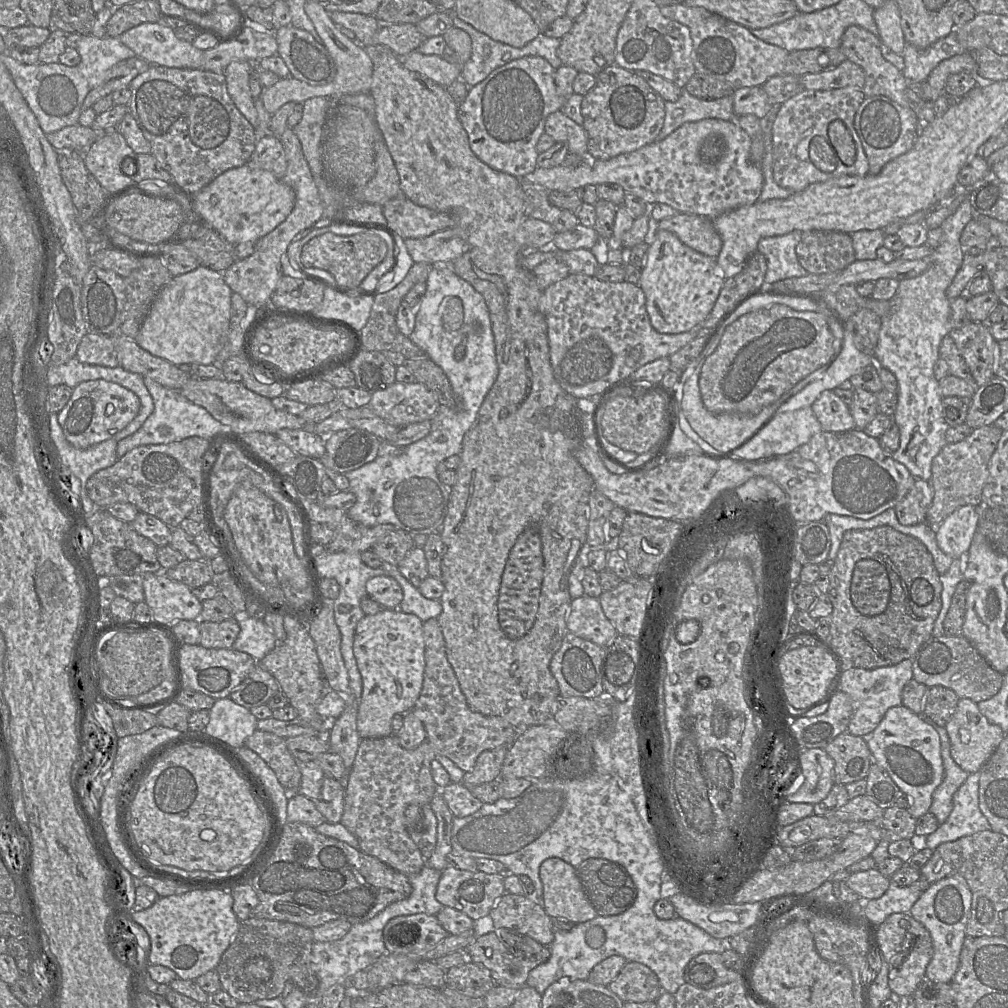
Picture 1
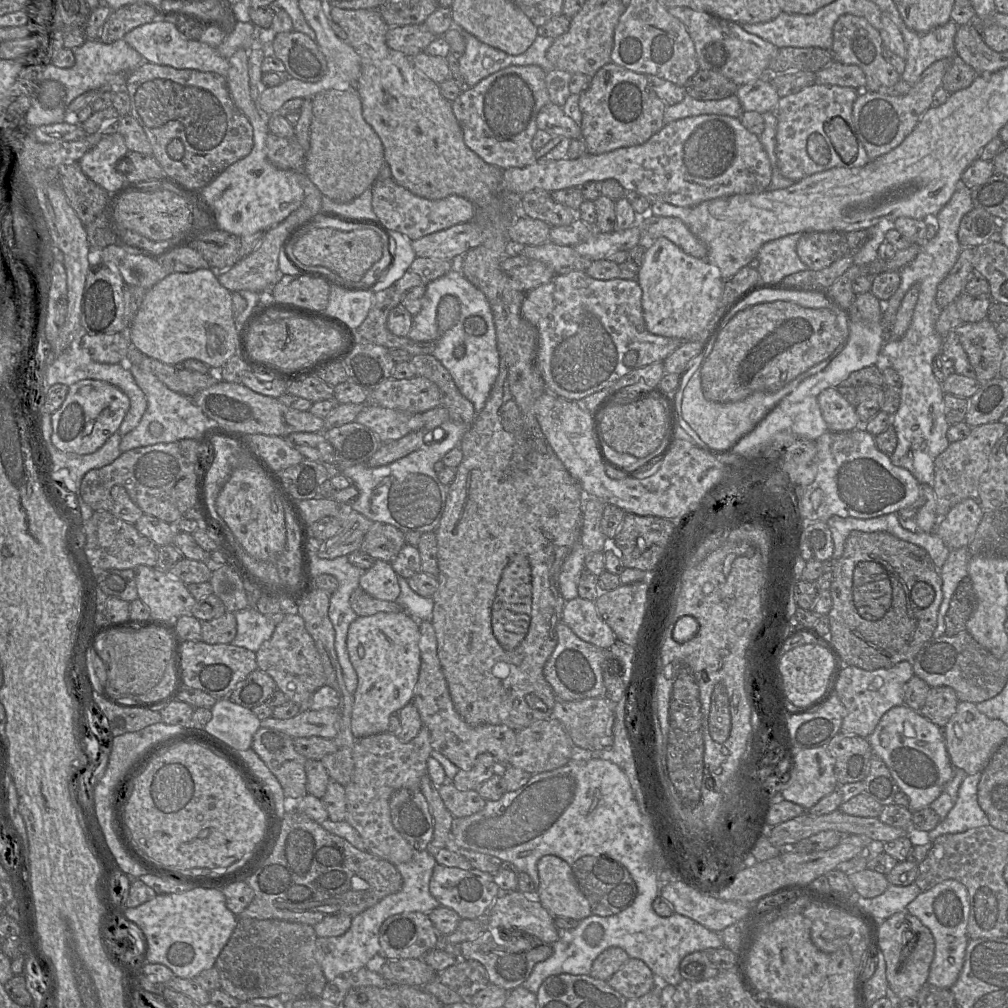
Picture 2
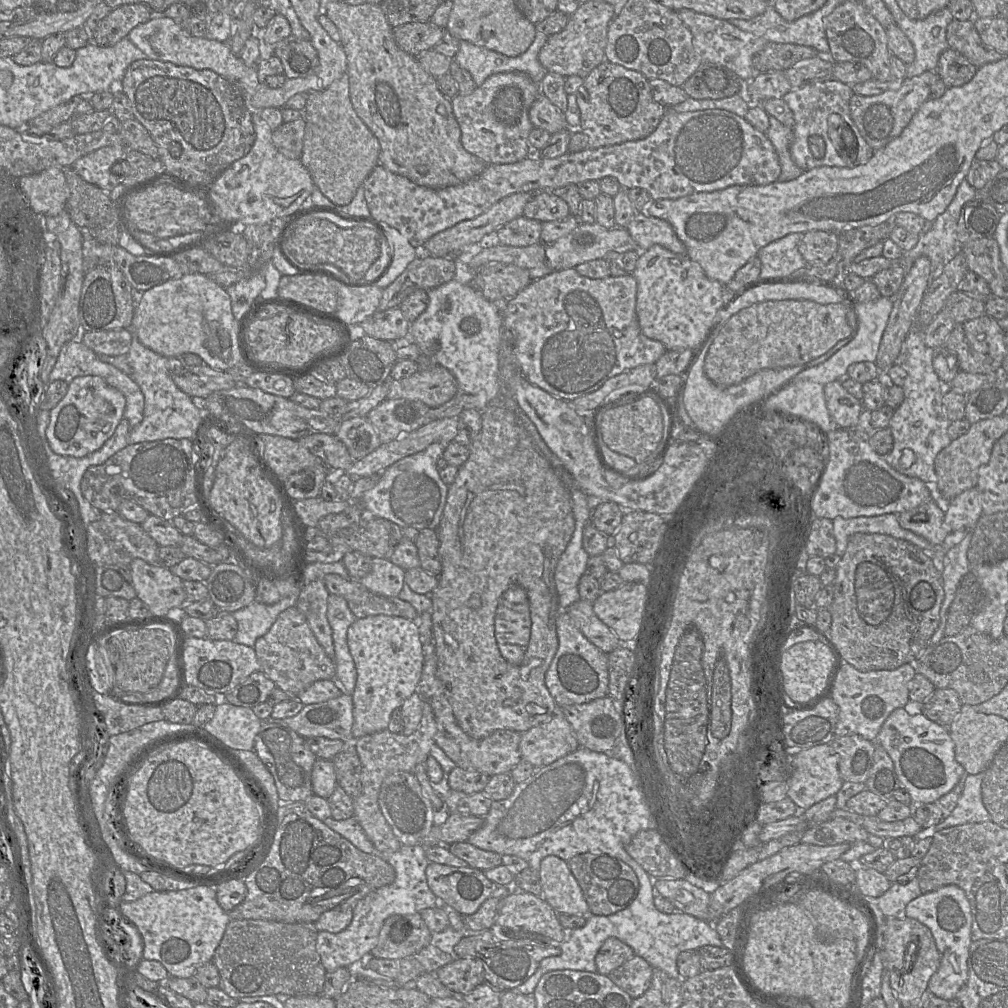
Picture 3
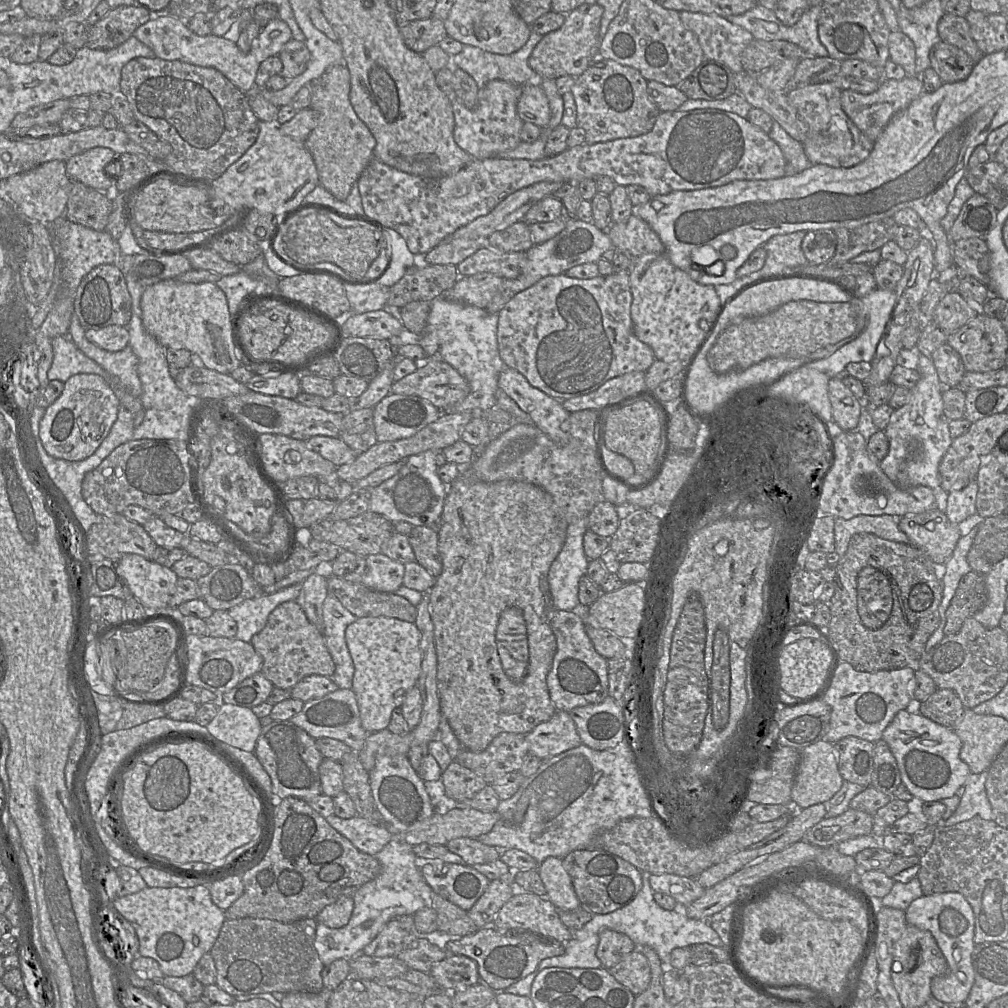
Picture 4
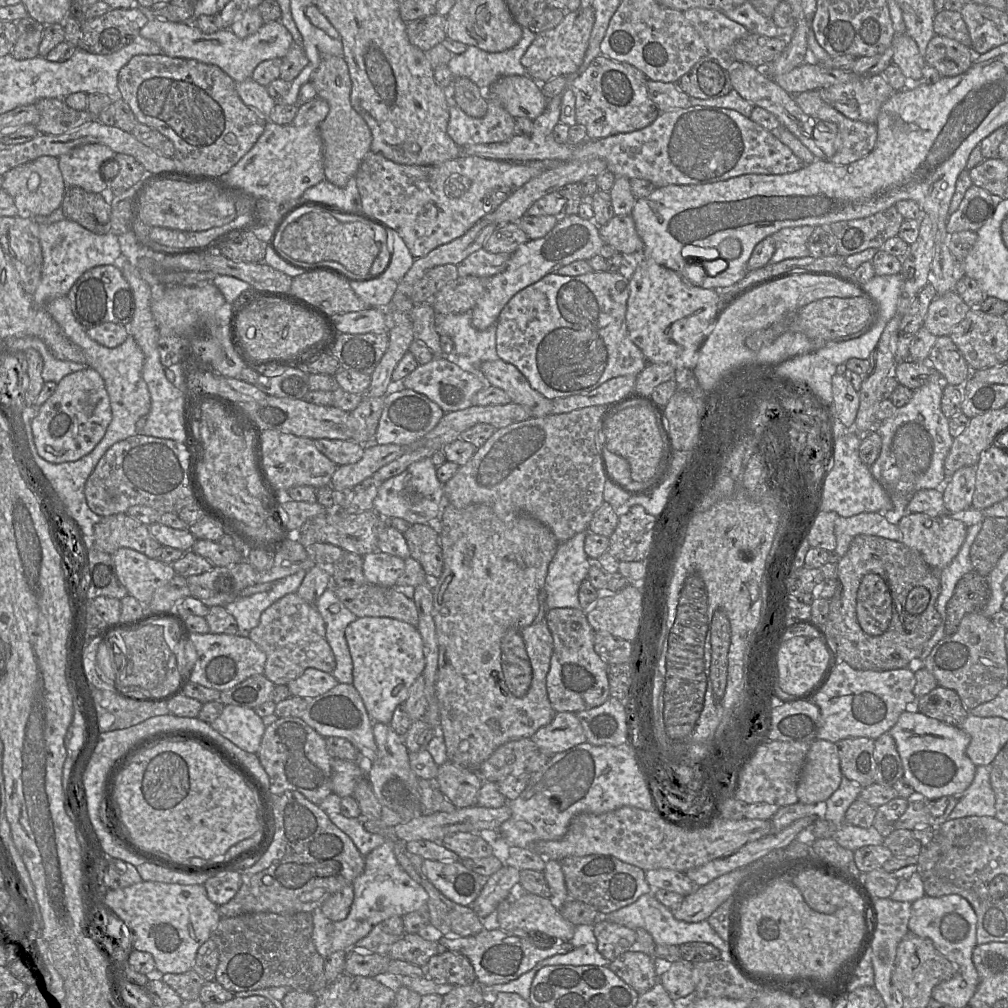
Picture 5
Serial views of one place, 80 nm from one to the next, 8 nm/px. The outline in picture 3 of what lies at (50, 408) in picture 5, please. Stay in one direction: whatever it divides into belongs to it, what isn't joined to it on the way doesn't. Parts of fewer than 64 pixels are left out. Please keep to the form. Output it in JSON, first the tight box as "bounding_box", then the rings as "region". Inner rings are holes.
{"bounding_box":[45,376,125,457],"region":[[[80,376],[68,384],[62,400],[52,408],[45,435],[50,448],[58,455],[85,457],[99,450],[114,434],[122,420],[125,396],[99,376]]]}

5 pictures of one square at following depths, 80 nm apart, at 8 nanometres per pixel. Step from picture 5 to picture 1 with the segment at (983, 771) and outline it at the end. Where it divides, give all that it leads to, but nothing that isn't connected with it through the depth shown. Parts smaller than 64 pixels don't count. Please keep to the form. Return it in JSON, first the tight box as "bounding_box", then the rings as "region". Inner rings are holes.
{"bounding_box":[926,772,991,850],"region":[[[980,772],[970,773],[953,797],[953,809],[937,830],[926,836],[927,848],[934,850],[944,842],[955,841],[991,825],[979,808]]]}

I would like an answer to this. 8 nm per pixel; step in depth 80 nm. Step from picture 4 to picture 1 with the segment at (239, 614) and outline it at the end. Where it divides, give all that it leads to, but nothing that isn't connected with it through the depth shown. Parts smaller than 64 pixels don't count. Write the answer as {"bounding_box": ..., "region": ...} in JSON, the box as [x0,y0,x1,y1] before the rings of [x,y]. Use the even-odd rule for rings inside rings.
{"bounding_box":[233,615,276,662],"region":[[[249,615],[236,616],[240,632],[233,644],[233,649],[244,652],[260,662],[276,647],[276,638],[263,619]]]}

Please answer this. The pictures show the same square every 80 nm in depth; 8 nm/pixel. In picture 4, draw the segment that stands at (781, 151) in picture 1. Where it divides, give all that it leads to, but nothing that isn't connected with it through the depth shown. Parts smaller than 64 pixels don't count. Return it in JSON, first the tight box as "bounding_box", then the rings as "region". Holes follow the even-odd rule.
{"bounding_box":[787,82,875,168],"region":[[[831,82],[798,86],[787,93],[790,104],[809,127],[803,147],[812,165],[849,168],[863,162],[874,148],[875,141],[861,132],[842,109],[841,93]]]}

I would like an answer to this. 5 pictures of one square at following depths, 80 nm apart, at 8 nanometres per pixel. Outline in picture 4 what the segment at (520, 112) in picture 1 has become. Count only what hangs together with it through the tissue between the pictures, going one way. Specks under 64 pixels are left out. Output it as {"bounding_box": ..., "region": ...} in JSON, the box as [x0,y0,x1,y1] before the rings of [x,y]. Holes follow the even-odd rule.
{"bounding_box":[451,80,524,159],"region":[[[491,80],[479,89],[478,107],[466,108],[458,99],[451,97],[455,119],[453,137],[456,144],[474,159],[488,159],[515,149],[521,142],[524,121],[517,113],[517,103],[522,86],[502,80]]]}

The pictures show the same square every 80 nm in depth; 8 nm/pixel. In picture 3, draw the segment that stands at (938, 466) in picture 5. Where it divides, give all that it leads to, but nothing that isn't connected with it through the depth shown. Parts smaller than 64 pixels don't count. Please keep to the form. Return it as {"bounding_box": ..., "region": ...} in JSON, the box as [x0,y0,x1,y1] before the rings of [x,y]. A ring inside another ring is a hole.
{"bounding_box":[882,323,952,484],"region":[[[913,323],[913,329],[909,331],[903,342],[897,363],[895,363],[900,365],[906,371],[907,377],[902,387],[904,400],[902,404],[894,410],[888,426],[893,437],[893,448],[887,456],[882,457],[895,471],[907,477],[920,479],[925,484],[937,483],[938,479],[934,470],[934,460],[938,453],[947,447],[952,441],[948,435],[948,427],[951,422],[945,413],[942,403],[945,386],[941,383],[934,371],[933,354],[934,349],[927,347],[924,343],[924,330],[914,329]],[[904,450],[911,450],[915,455],[915,461],[909,468],[902,468],[899,463]]]}

